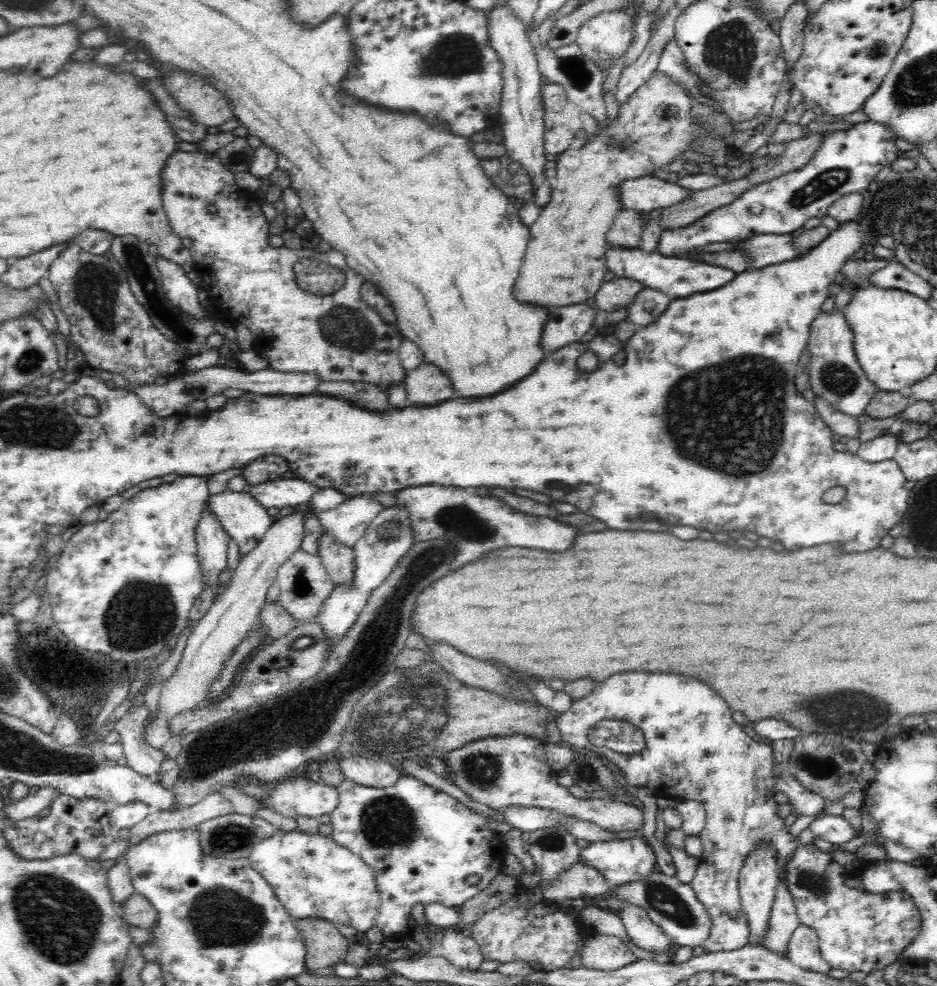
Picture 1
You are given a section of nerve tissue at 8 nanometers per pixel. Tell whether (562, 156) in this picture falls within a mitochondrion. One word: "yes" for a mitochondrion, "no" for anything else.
no

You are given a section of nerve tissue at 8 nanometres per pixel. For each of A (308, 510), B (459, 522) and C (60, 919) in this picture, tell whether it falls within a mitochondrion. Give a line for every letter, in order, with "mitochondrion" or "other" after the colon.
A: other
B: mitochondrion
C: mitochondrion

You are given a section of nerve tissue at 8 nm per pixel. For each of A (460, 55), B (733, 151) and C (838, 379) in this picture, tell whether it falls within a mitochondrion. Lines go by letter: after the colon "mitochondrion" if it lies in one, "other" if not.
A: mitochondrion
B: other
C: mitochondrion

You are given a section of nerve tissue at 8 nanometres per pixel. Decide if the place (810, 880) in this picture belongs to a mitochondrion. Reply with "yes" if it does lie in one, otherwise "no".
yes

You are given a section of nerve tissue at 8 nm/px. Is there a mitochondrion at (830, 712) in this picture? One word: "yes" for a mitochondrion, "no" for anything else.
yes

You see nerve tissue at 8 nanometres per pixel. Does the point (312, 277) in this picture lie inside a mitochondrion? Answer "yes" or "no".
yes

